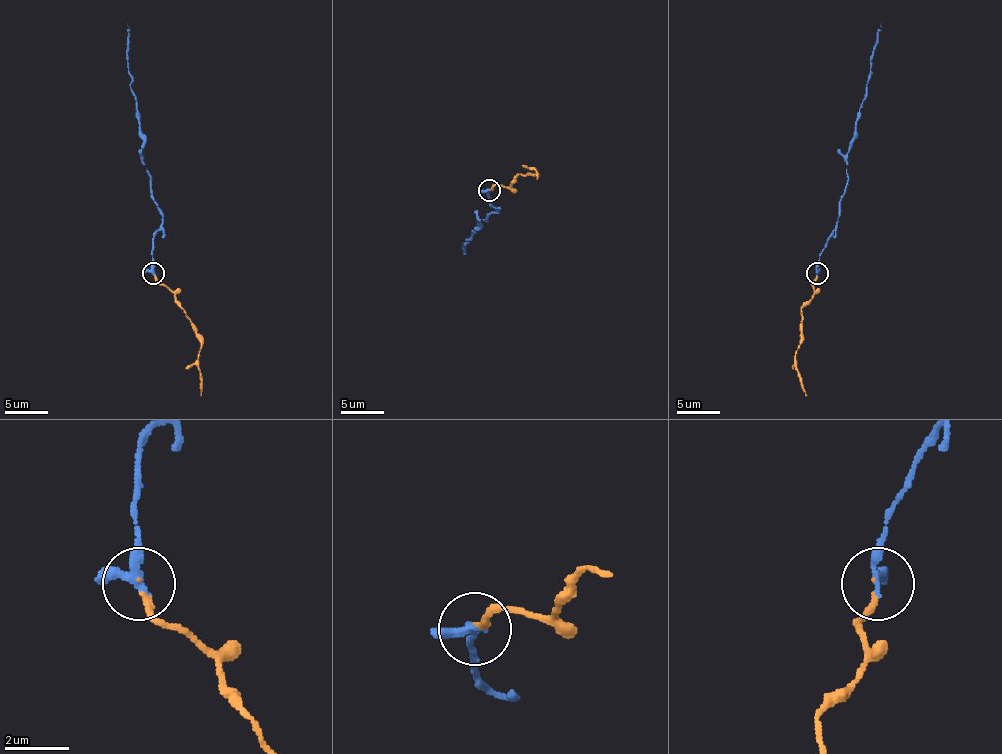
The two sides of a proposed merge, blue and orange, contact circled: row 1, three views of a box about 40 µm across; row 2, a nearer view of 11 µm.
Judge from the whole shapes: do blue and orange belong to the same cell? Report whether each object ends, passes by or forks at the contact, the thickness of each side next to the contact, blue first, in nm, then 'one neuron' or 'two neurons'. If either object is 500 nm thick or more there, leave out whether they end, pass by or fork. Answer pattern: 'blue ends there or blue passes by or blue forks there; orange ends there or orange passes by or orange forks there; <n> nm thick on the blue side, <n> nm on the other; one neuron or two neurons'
blue passes by; orange ends there; 240 nm thick on the blue side, 140 nm on the other; one neuron

